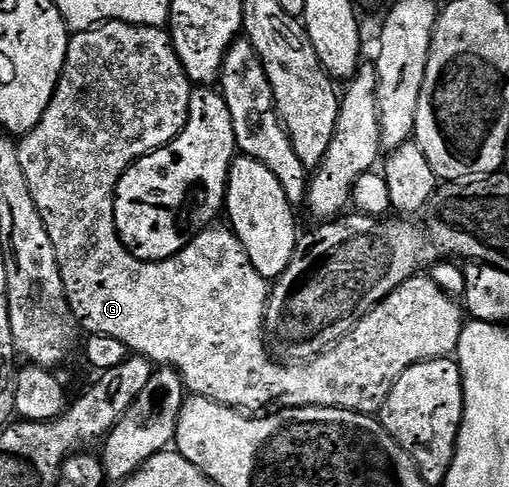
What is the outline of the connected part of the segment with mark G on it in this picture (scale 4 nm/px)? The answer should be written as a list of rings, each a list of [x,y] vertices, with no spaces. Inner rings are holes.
[[[103,21],[84,33],[74,33],[68,43],[66,62],[62,68],[62,78],[58,80],[56,91],[52,95],[52,103],[48,103],[48,111],[36,123],[31,133],[25,134],[18,141],[18,154],[20,155],[20,167],[24,167],[24,179],[28,179],[28,191],[32,191],[32,203],[36,203],[36,211],[40,211],[40,219],[44,219],[44,227],[48,231],[48,239],[52,239],[52,247],[56,251],[56,263],[60,267],[60,279],[64,279],[64,291],[68,303],[72,307],[72,315],[78,321],[79,326],[87,334],[99,333],[100,335],[112,335],[112,339],[120,339],[130,348],[131,354],[146,357],[158,367],[174,369],[182,377],[182,384],[195,397],[207,397],[216,403],[228,406],[229,409],[239,411],[262,411],[267,407],[285,407],[299,409],[300,407],[332,407],[344,411],[356,411],[357,413],[377,414],[382,404],[388,399],[396,379],[421,361],[434,361],[437,357],[450,357],[457,354],[462,326],[464,324],[464,309],[458,305],[451,294],[445,293],[429,275],[415,275],[410,277],[396,291],[392,291],[384,300],[375,305],[369,313],[360,318],[352,332],[346,333],[331,349],[318,357],[305,363],[283,363],[275,359],[266,340],[266,304],[270,301],[271,286],[267,278],[252,267],[252,259],[248,259],[248,251],[236,239],[236,235],[229,228],[211,227],[203,229],[194,237],[175,257],[159,259],[157,261],[141,261],[126,250],[126,245],[118,238],[116,223],[114,222],[114,193],[118,190],[120,179],[126,173],[129,165],[139,161],[143,153],[151,153],[153,149],[167,145],[173,137],[186,125],[188,119],[188,103],[190,102],[190,90],[192,82],[190,76],[184,71],[180,59],[174,50],[174,40],[170,38],[165,28],[157,25],[133,25],[123,21]]]

